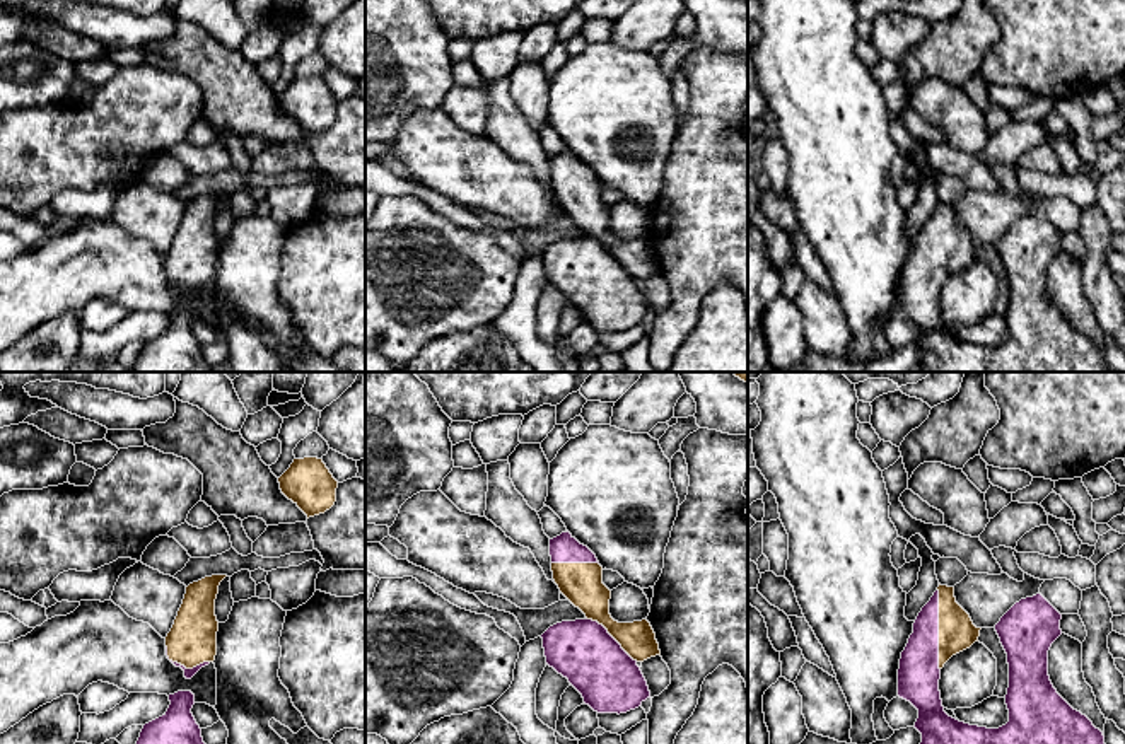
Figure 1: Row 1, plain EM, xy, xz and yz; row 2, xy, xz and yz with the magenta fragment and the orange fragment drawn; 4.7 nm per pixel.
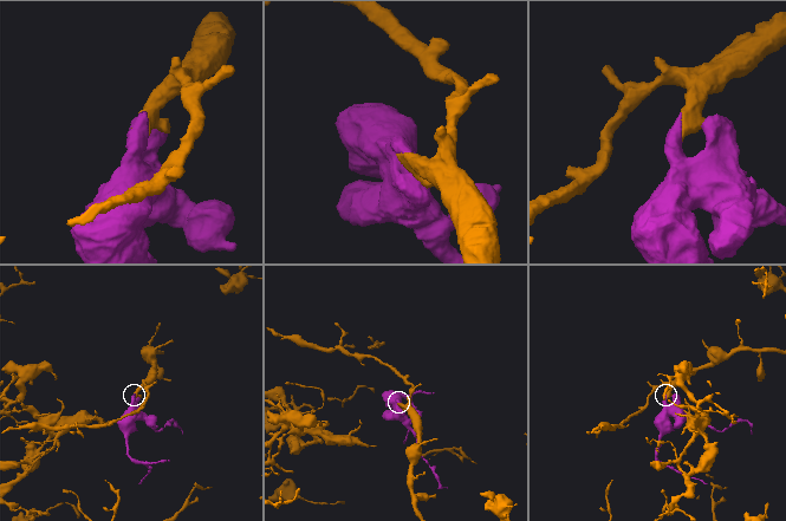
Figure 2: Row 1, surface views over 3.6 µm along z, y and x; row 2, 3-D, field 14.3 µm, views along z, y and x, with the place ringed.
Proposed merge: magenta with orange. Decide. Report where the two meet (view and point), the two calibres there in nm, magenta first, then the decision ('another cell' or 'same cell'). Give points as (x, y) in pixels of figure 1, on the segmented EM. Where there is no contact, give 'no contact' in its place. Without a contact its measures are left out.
meets magenta in yz at (938, 630); 200 nm thick on the magenta side, 180 nm on the other; same cell

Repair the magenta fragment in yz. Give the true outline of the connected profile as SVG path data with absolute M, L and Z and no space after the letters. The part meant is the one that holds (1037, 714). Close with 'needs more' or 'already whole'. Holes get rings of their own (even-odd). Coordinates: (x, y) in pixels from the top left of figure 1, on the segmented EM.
M941 585L922 607L915 623L913 633L908 638L905 650L901 652L898 669L898 696L910 701L918 710L915 729L922 734L920 744L1105 744L1105 735L1093 722L1074 710L1053 688L1048 676L1048 650L1052 643L1062 635L1060 630L1062 614L1041 596L1021 599L1016 602L995 625L995 631L1007 654L1009 664L1009 688L1006 695L1006 705L1009 710L1009 722L999 729L987 729L970 725L949 717L944 712L939 679L944 664L956 654L970 648L978 642L980 630L970 618L970 614L956 602L954 587Z; needs more

